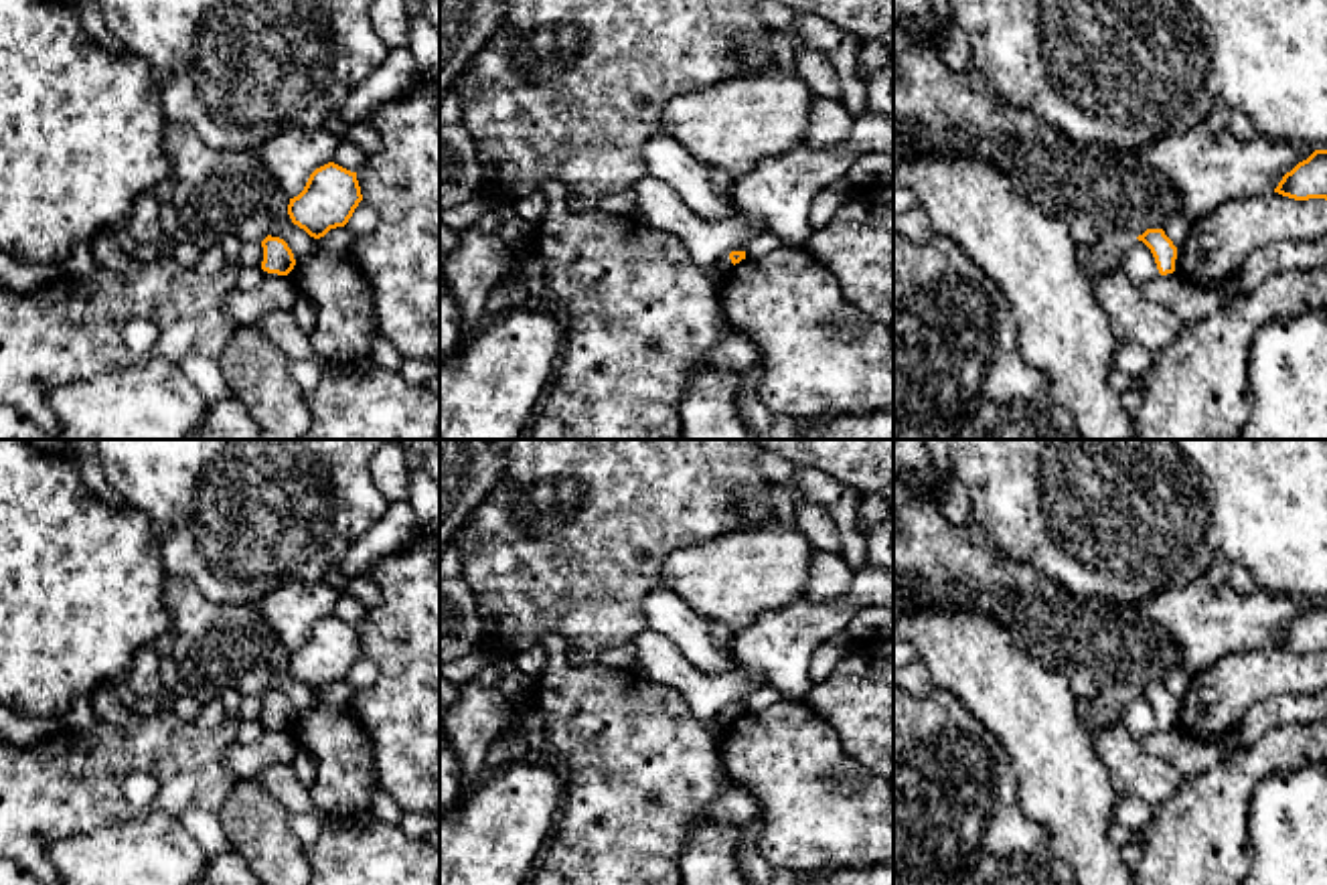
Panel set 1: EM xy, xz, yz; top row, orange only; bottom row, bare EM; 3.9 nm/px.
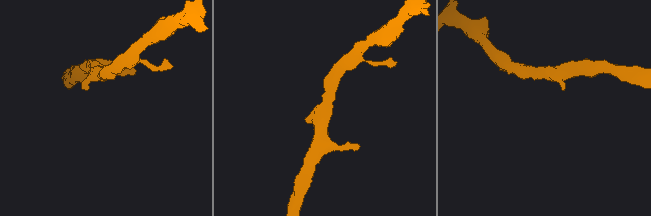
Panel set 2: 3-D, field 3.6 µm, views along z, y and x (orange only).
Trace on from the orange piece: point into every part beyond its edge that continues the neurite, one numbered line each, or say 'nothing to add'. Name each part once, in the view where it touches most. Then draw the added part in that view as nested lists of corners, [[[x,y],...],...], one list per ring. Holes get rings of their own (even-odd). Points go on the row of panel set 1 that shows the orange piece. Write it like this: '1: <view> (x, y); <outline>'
nothing to add

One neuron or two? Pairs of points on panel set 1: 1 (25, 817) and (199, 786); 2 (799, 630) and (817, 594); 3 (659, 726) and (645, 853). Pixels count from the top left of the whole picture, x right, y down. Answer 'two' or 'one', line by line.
1: one
2: two
3: one

